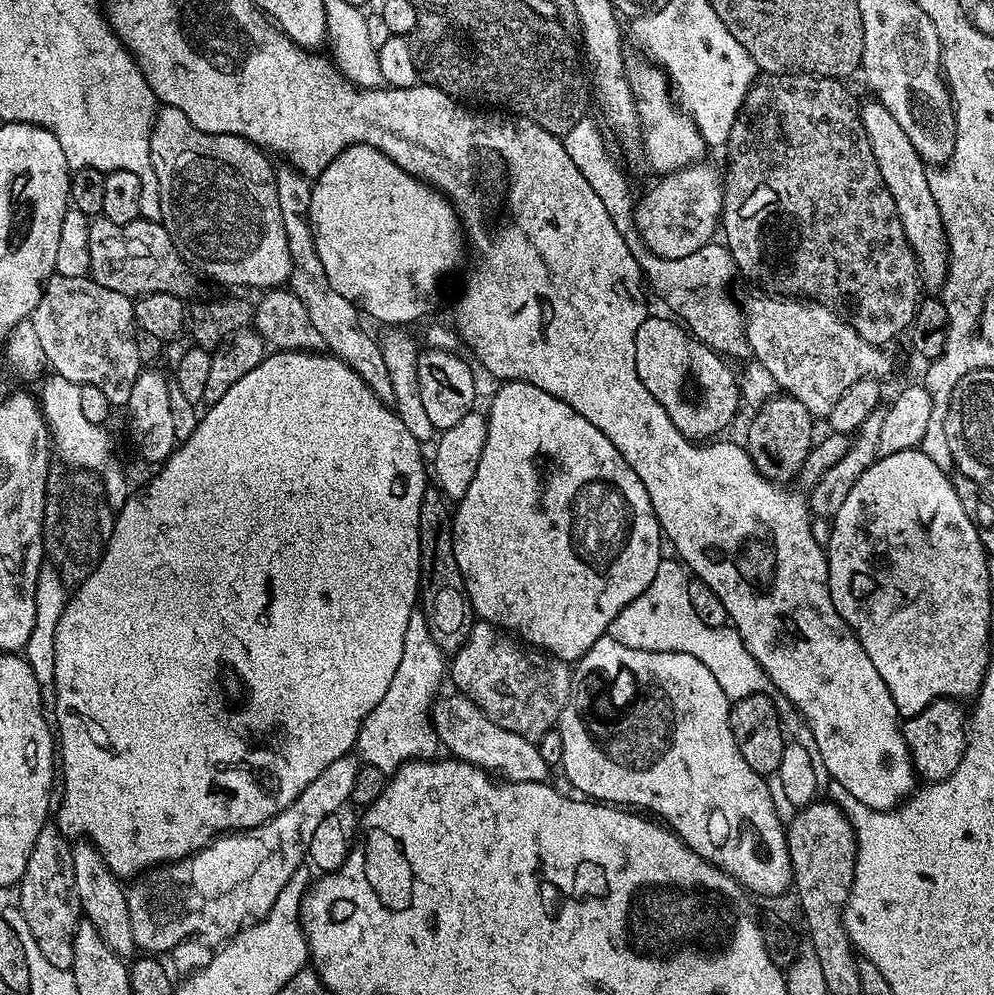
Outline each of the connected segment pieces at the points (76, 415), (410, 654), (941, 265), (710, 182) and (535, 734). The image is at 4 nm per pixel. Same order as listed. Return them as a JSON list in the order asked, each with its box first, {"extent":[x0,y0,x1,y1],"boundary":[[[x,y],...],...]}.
[{"extent":[38,374,124,482],"boundary":[[[55,374],[45,375],[40,385],[42,385],[40,392],[38,391],[40,414],[44,418],[44,423],[48,425],[51,447],[54,452],[56,447],[57,454],[64,459],[61,461],[67,467],[93,473],[104,482],[122,479],[124,472],[120,469],[119,462],[112,457],[112,440],[107,432],[109,429],[105,425],[89,422],[84,417],[78,395],[80,385]]]},{"extent":[356,609,446,775],"boundary":[[[423,609],[410,614],[406,626],[402,660],[397,673],[378,706],[372,708],[359,730],[356,752],[364,764],[378,767],[385,775],[396,772],[411,760],[430,760],[440,750],[439,738],[431,722],[431,709],[446,678],[446,656],[430,635],[429,622]]]},{"extent":[860,98,948,293],"boundary":[[[869,98],[860,104],[860,121],[866,130],[866,138],[870,142],[870,150],[874,150],[874,162],[878,162],[878,170],[882,170],[882,182],[886,182],[886,190],[894,198],[894,206],[898,206],[898,218],[902,218],[902,230],[906,230],[906,238],[916,255],[916,265],[920,271],[920,282],[929,293],[939,293],[948,277],[948,233],[944,230],[942,214],[938,214],[938,204],[934,202],[934,196],[930,194],[928,185],[928,172],[926,165],[921,160],[918,150],[910,142],[910,137],[898,126],[894,114],[882,106],[882,102],[875,98]]]},{"extent":[635,162,724,258],"boundary":[[[701,162],[661,175],[657,180],[660,181],[641,200],[639,197],[635,205],[636,229],[648,249],[662,258],[686,258],[702,250],[702,246],[713,243],[715,236],[712,235],[715,232],[717,235],[724,215],[724,181],[721,169],[719,172],[718,169],[711,168],[708,162]]]},{"extent":[450,622,572,742],"boundary":[[[476,622],[468,631],[468,641],[451,657],[450,680],[451,678],[457,684],[455,687],[462,690],[498,726],[505,727],[522,738],[539,742],[542,734],[553,731],[560,723],[560,715],[570,698],[572,668],[557,656],[549,656],[547,652],[541,652],[513,638],[494,624]]]}]

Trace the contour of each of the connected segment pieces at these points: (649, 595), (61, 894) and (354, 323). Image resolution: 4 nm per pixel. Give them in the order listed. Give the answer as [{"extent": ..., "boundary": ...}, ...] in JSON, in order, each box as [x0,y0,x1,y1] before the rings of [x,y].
[{"extent":[607,559,768,702],"boundary":[[[661,559],[658,574],[654,574],[654,582],[650,582],[642,595],[631,600],[621,610],[618,618],[608,625],[607,635],[622,642],[622,646],[630,646],[634,650],[681,652],[690,654],[690,658],[698,658],[698,662],[702,662],[702,666],[706,666],[706,670],[718,678],[718,686],[722,686],[729,702],[741,700],[750,694],[768,692],[768,675],[745,650],[735,628],[711,628],[702,622],[702,618],[698,618],[698,614],[694,614],[686,587],[686,569],[679,559],[671,559]]]},{"extent":[20,822,82,969],"boundary":[[[49,822],[38,834],[26,874],[20,879],[20,903],[22,918],[30,926],[30,934],[38,942],[45,958],[54,966],[71,969],[74,962],[72,939],[74,930],[80,924],[82,913],[79,898],[75,892],[74,858],[70,840],[60,833],[55,823]]]},{"extent":[275,167,395,405],"boundary":[[[277,167],[275,171],[283,227],[286,229],[290,258],[293,260],[290,291],[298,298],[298,302],[302,302],[302,306],[306,306],[306,314],[310,314],[310,322],[314,322],[314,327],[318,329],[318,334],[322,334],[324,348],[331,355],[337,356],[342,362],[346,362],[346,366],[350,366],[350,370],[354,370],[354,374],[358,374],[358,378],[362,378],[362,382],[366,382],[366,386],[370,386],[370,390],[374,390],[374,394],[383,404],[395,405],[394,385],[390,382],[390,370],[386,370],[386,358],[382,358],[381,341],[377,337],[375,340],[360,325],[362,316],[358,309],[346,298],[342,298],[342,294],[338,294],[338,290],[334,290],[334,286],[330,286],[330,278],[326,278],[326,270],[322,266],[322,258],[318,258],[318,250],[316,249],[314,234],[312,233],[312,219],[308,217],[310,214],[310,202],[312,201],[313,181],[309,177],[303,176],[294,167],[283,167]]]}]

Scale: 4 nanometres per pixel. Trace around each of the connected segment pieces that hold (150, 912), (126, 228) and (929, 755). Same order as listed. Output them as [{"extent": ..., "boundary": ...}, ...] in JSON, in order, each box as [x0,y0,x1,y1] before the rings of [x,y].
[{"extent":[127,754,361,954],"boundary":[[[349,754],[330,762],[286,810],[282,810],[266,823],[256,828],[236,830],[231,834],[221,834],[201,852],[193,852],[191,856],[183,856],[180,860],[170,860],[167,864],[157,864],[147,869],[143,874],[135,877],[127,885],[130,925],[133,930],[136,948],[144,954],[171,953],[178,942],[199,938],[213,946],[223,946],[237,936],[243,928],[264,917],[278,902],[278,894],[294,878],[300,868],[305,867],[309,859],[310,840],[314,830],[326,818],[337,815],[340,807],[351,801],[354,790],[354,778],[358,778],[361,761],[355,755]]]},{"extent":[89,218,197,298],"boundary":[[[103,218],[89,223],[91,278],[131,298],[150,294],[174,294],[189,298],[196,292],[197,273],[183,260],[164,225],[143,218],[129,224],[115,224]]]},{"extent":[903,698,966,781],"boundary":[[[951,698],[935,700],[930,702],[930,706],[926,706],[926,710],[903,721],[904,741],[912,759],[912,766],[921,781],[944,780],[954,774],[954,770],[958,770],[958,762],[962,762],[966,743],[966,712],[960,707],[961,705]]]}]

